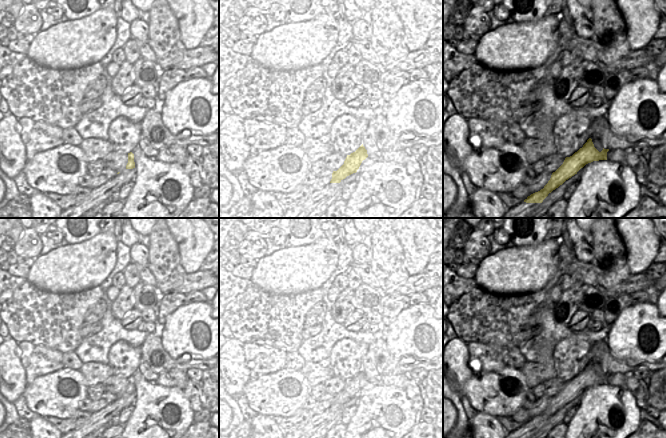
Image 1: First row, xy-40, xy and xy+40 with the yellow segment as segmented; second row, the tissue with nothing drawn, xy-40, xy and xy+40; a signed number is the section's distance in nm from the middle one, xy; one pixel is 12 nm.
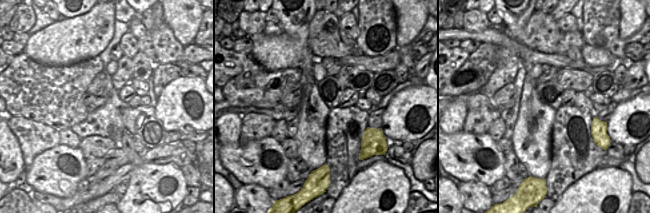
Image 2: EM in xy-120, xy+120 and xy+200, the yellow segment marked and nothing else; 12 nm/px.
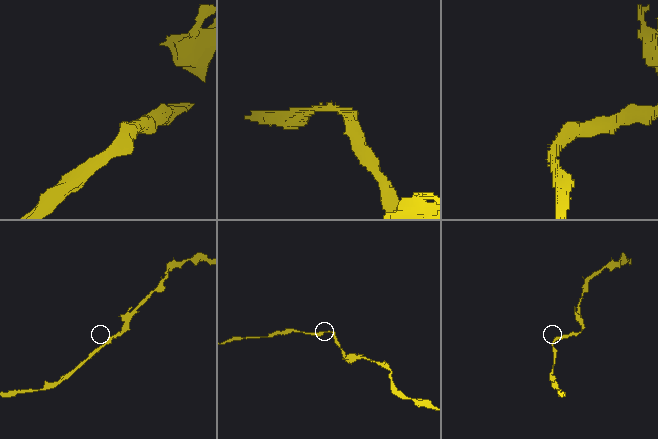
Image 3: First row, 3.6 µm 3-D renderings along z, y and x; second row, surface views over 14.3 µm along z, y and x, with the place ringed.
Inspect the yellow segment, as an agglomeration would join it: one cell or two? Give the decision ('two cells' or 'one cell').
one cell

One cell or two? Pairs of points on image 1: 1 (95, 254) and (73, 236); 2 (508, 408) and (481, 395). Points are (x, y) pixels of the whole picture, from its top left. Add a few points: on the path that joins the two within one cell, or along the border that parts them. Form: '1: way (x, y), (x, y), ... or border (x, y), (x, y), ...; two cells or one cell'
1: border (100, 231), (88, 239), (68, 244); two cells
2: way (501, 401), (495, 395), (488, 395); one cell

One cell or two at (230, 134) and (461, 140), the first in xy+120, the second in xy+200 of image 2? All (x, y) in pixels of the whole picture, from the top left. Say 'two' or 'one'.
two

